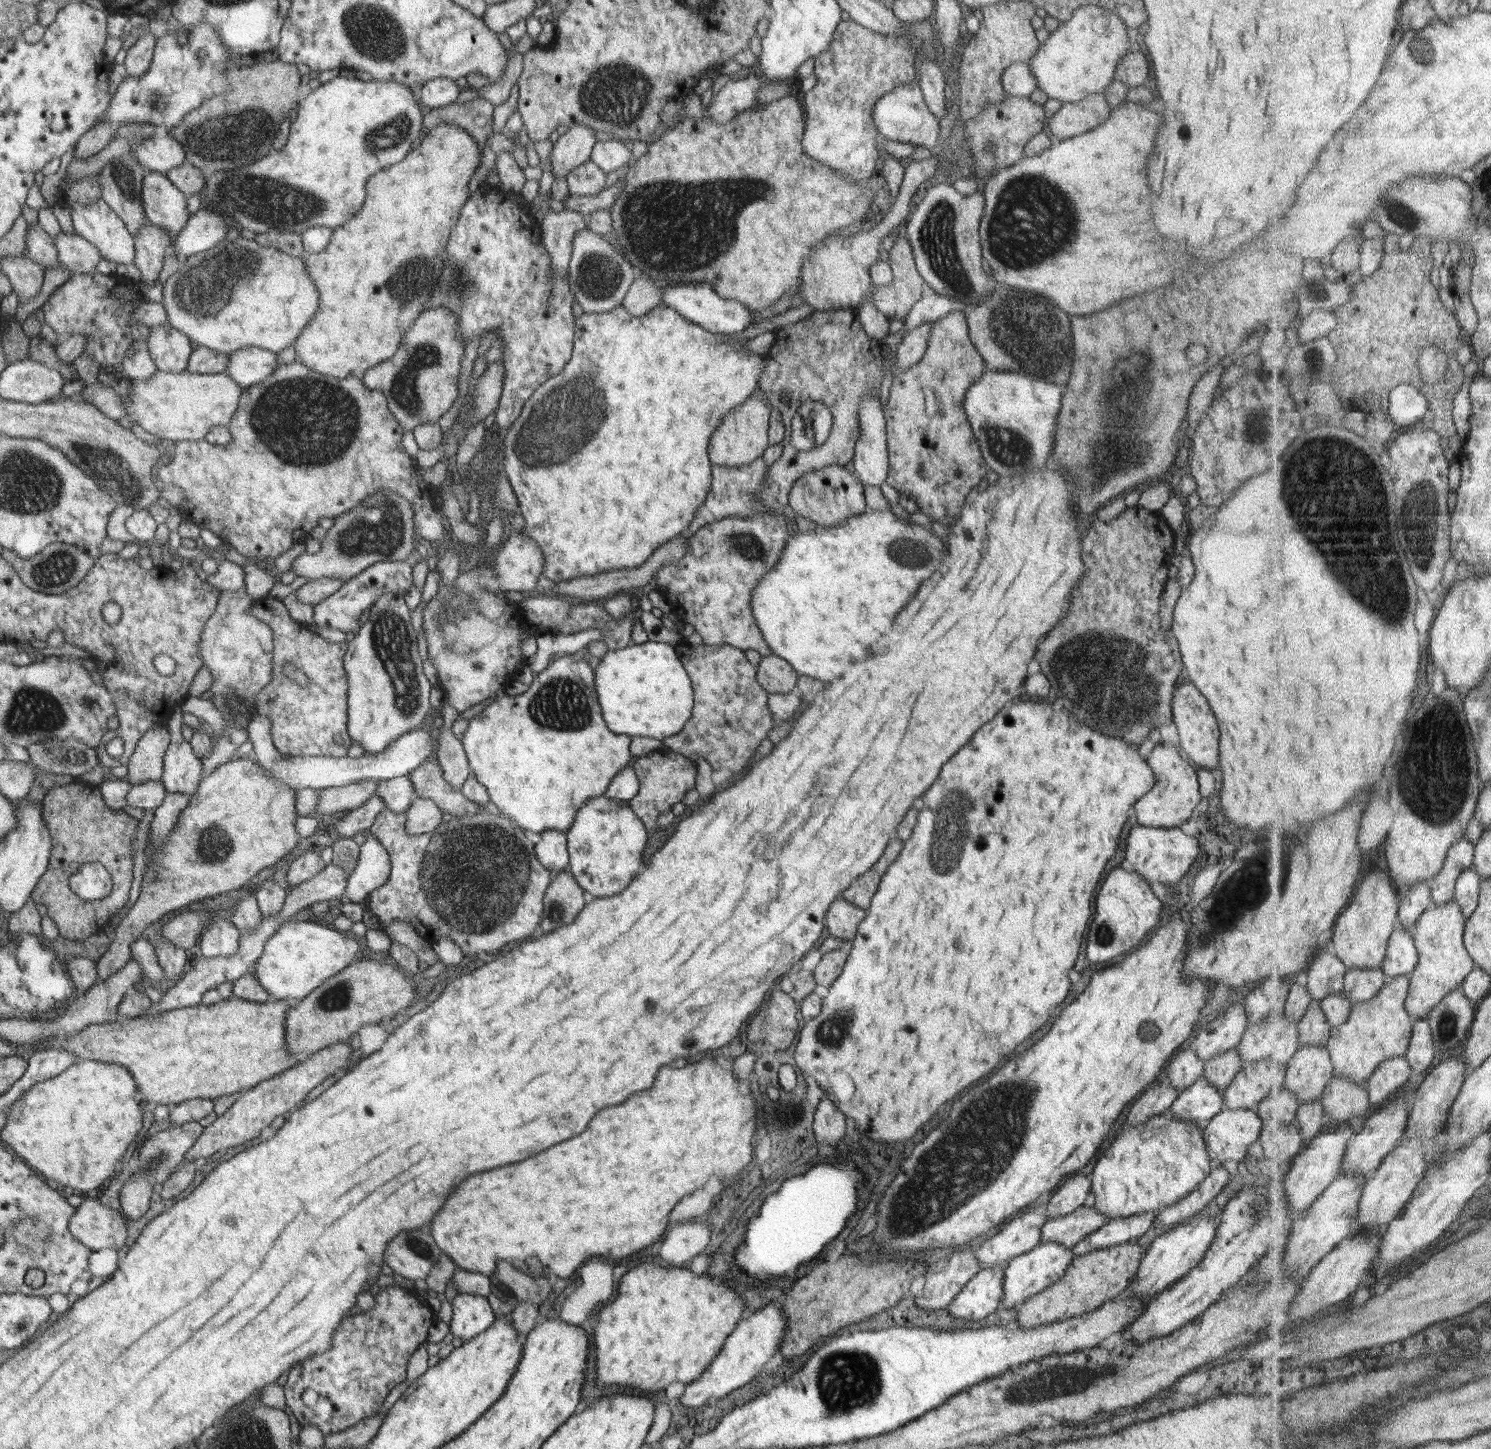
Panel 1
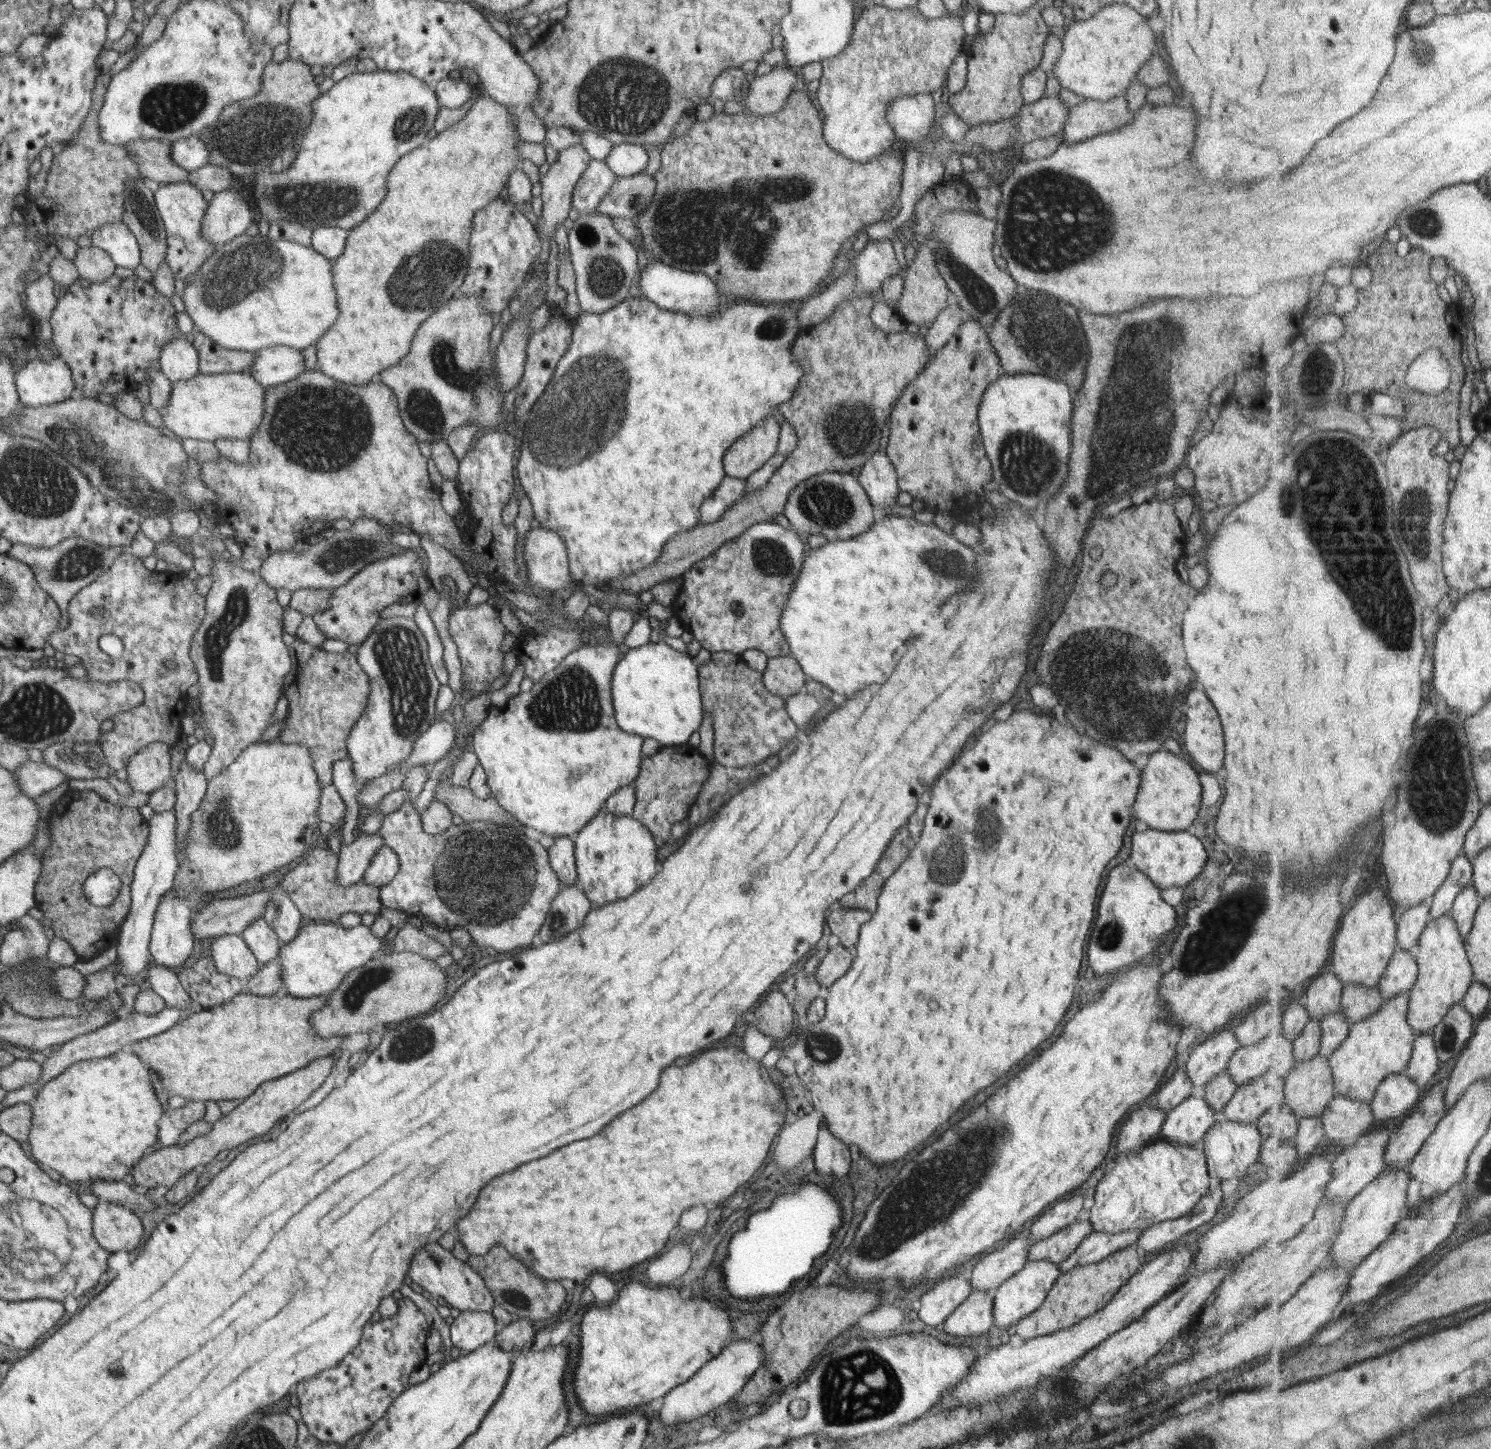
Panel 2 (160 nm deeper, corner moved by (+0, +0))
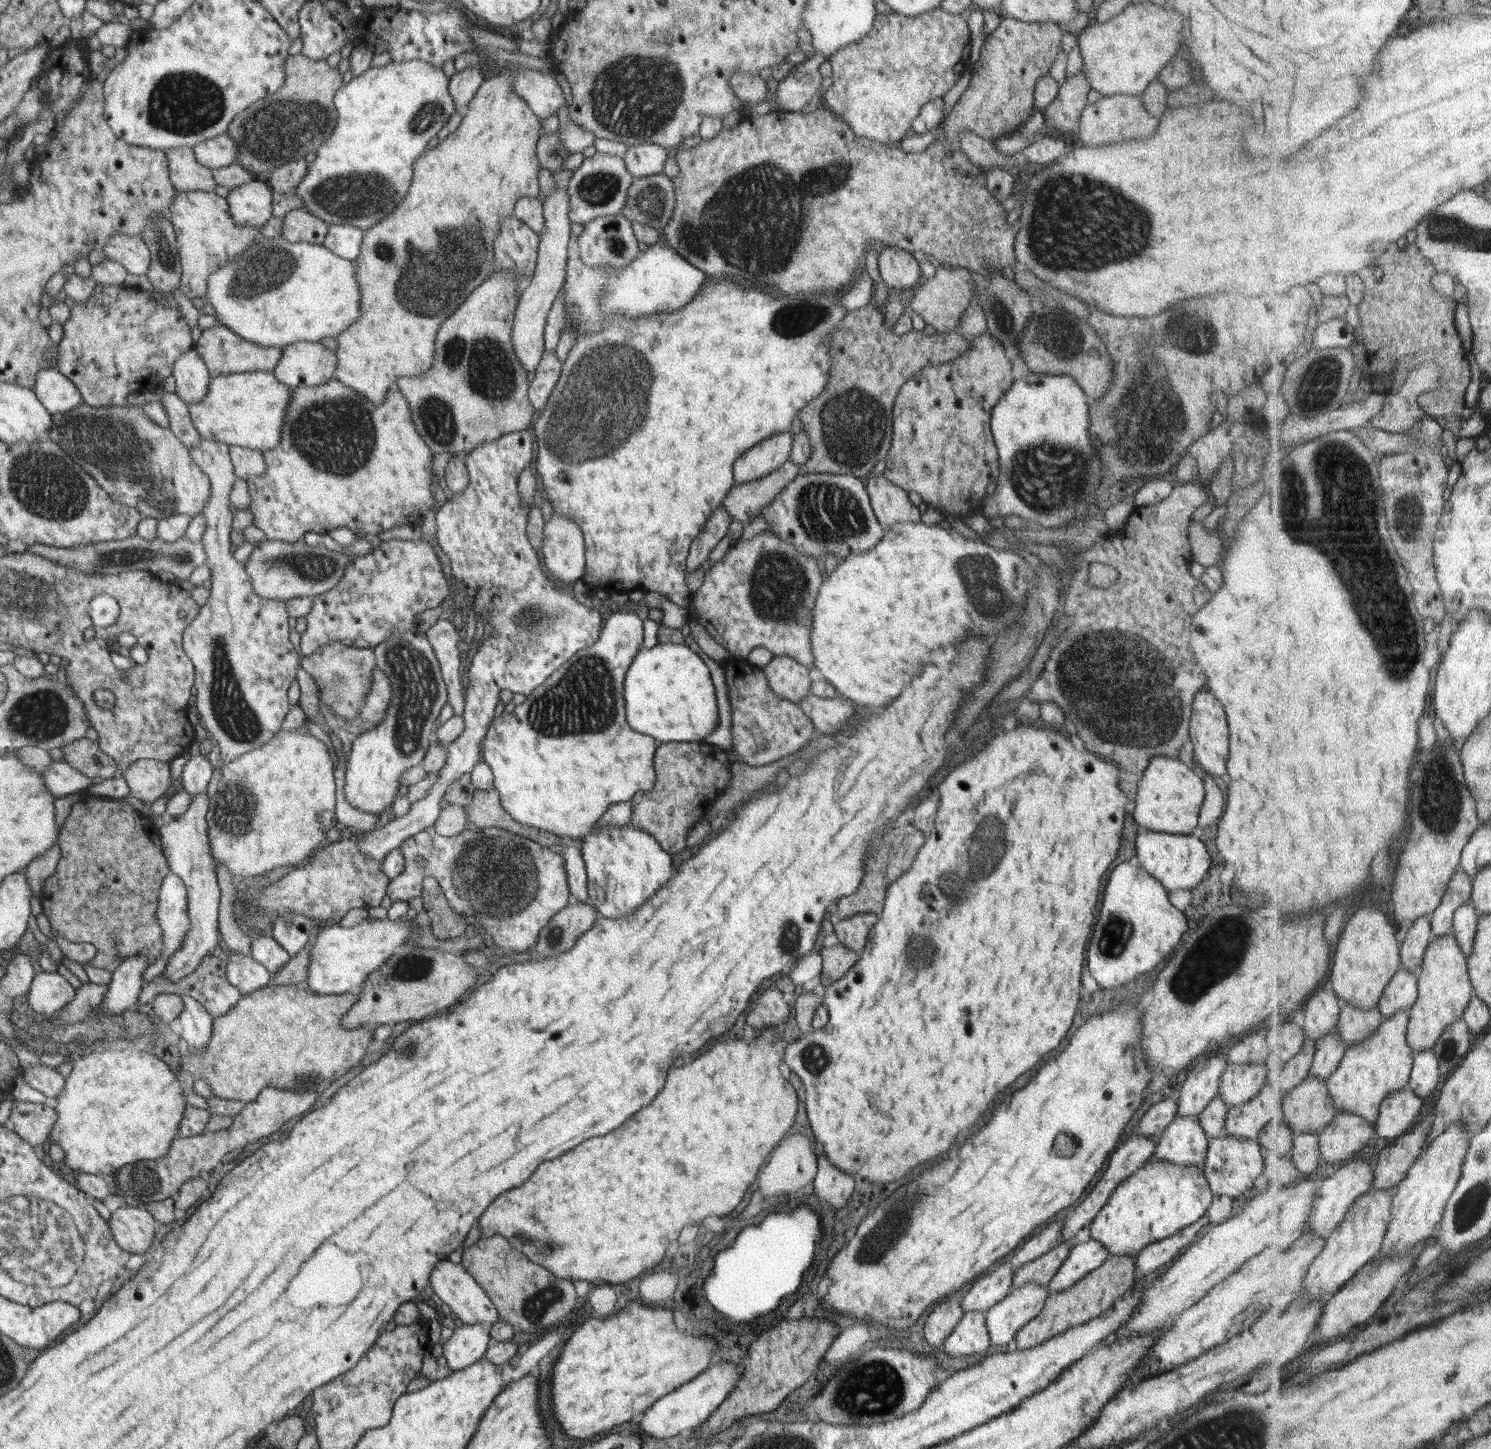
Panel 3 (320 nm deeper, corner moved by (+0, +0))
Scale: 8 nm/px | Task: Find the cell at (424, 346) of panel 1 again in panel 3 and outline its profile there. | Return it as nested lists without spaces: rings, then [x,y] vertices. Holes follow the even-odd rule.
[[[514,269],[493,272],[440,325],[436,335],[433,368],[421,376],[403,376],[397,380],[397,389],[408,402],[412,402],[412,410],[416,410],[412,412],[416,430],[437,453],[466,456],[483,442],[492,442],[504,435],[529,430],[535,420],[538,411],[528,396],[528,380],[531,376],[516,356],[511,335],[516,307],[519,306],[519,281]]]

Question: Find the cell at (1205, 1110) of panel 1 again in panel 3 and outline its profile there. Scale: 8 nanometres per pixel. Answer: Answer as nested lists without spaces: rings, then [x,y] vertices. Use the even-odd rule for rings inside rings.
[[[1178,1117],[1162,1133],[1153,1158],[1165,1164],[1205,1167],[1209,1139],[1200,1127],[1199,1117]]]

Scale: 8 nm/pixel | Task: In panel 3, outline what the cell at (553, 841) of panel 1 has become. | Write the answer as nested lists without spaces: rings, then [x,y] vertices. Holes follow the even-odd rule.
[[[576,845],[566,847],[563,858],[572,899],[590,903],[583,852]]]

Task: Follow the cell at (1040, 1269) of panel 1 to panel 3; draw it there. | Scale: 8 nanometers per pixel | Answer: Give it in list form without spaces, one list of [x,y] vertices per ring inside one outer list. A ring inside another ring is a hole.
[[[1031,1281],[1008,1293],[985,1315],[986,1328],[993,1345],[1012,1342],[1015,1334],[1042,1310],[1050,1294],[1048,1284]]]

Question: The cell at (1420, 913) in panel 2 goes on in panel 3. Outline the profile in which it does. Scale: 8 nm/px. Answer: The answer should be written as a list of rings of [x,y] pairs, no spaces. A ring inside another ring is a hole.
[[[1425,916],[1410,928],[1403,942],[1404,967],[1419,971],[1425,963],[1430,945],[1439,937],[1433,926],[1433,917]]]

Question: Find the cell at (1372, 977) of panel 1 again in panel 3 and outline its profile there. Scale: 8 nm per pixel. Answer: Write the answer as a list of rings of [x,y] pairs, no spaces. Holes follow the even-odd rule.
[[[1346,1002],[1339,1030],[1350,1048],[1372,1038],[1387,1019],[1387,1016],[1379,1008],[1366,1010],[1354,1006],[1351,1002]]]

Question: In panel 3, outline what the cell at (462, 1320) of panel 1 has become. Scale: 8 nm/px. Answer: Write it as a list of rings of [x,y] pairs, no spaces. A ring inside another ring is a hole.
[[[466,1324],[454,1330],[452,1336],[437,1349],[447,1360],[450,1370],[464,1370],[484,1357],[492,1344],[486,1324]]]

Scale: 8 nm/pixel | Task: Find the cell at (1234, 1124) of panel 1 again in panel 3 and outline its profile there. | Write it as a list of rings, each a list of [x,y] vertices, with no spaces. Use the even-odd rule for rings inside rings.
[[[1223,1134],[1210,1139],[1205,1167],[1202,1171],[1213,1194],[1218,1194],[1218,1196],[1226,1194],[1239,1204],[1246,1196],[1254,1192],[1262,1184],[1265,1164],[1261,1150],[1258,1140],[1251,1140],[1250,1138],[1234,1138]]]

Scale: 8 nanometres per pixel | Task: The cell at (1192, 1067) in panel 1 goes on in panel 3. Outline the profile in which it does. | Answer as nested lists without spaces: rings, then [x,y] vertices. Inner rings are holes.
[[[1176,1096],[1167,1097],[1163,1101],[1152,1105],[1140,1120],[1138,1133],[1149,1136],[1157,1144],[1164,1130],[1176,1118],[1177,1110]]]

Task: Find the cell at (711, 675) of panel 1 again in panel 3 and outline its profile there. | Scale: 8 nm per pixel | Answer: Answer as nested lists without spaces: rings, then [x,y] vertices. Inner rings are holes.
[[[730,656],[722,666],[726,672],[727,694],[732,708],[733,748],[728,751],[730,761],[765,765],[794,754],[810,743],[810,738],[817,732],[809,716],[800,704],[775,694],[762,668],[752,665],[746,658],[734,656]]]

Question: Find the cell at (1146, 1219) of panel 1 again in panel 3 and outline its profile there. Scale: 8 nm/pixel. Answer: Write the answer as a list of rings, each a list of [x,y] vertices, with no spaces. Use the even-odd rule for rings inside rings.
[[[1092,1238],[1086,1243],[1074,1244],[1063,1266],[1050,1280],[1049,1292],[1070,1288],[1111,1256],[1101,1242]]]

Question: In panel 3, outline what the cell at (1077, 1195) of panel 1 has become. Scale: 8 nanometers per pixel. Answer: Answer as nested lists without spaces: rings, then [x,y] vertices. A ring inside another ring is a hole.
[[[1058,1222],[1050,1223],[1047,1227],[1028,1238],[1021,1246],[1015,1250],[1010,1257],[1010,1265],[1014,1267],[1014,1272],[1018,1271],[1024,1264],[1040,1258],[1051,1248],[1056,1248],[1061,1240],[1061,1225]]]

